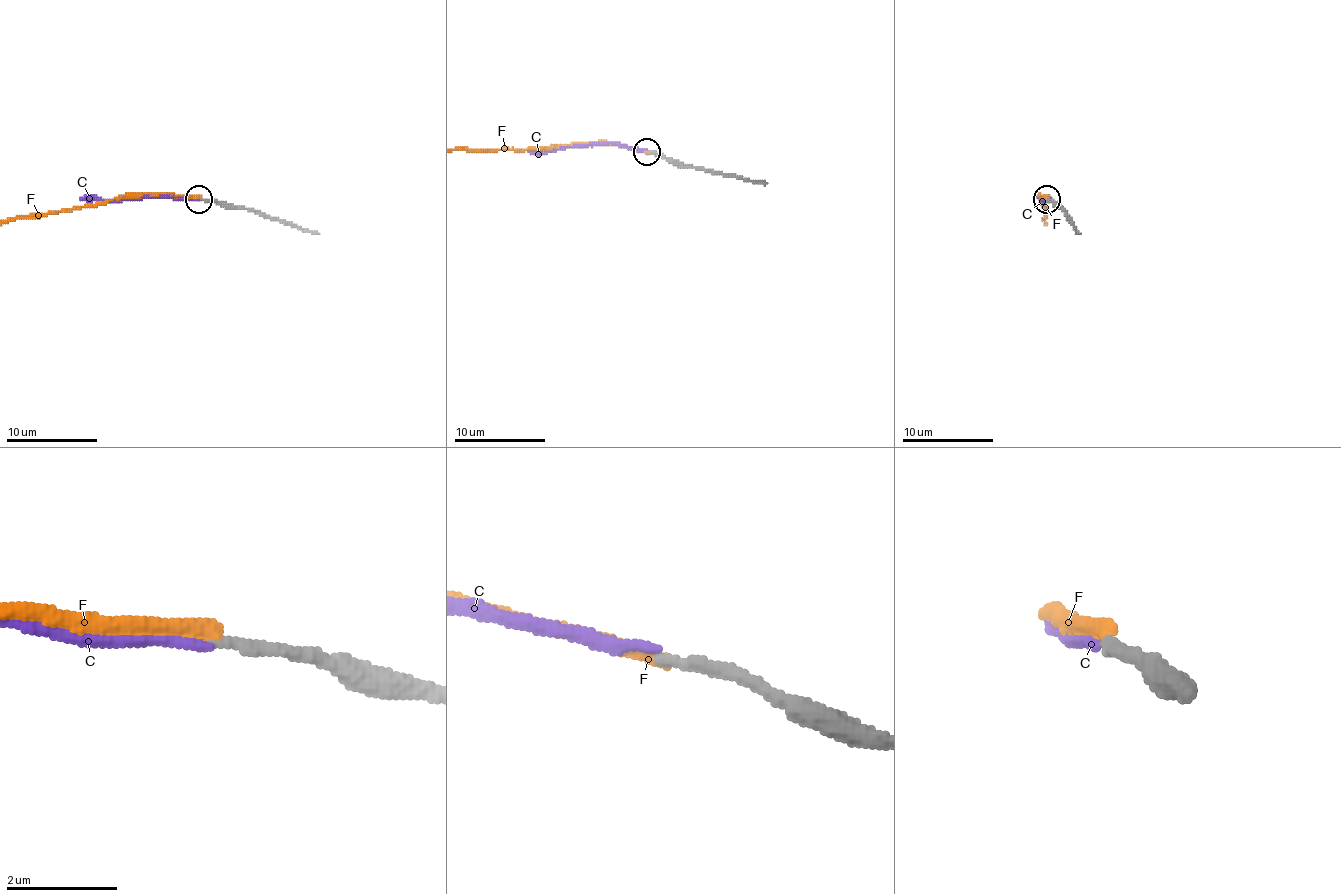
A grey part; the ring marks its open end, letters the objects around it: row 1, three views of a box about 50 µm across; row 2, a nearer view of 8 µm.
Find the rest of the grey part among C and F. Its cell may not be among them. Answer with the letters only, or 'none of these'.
C

